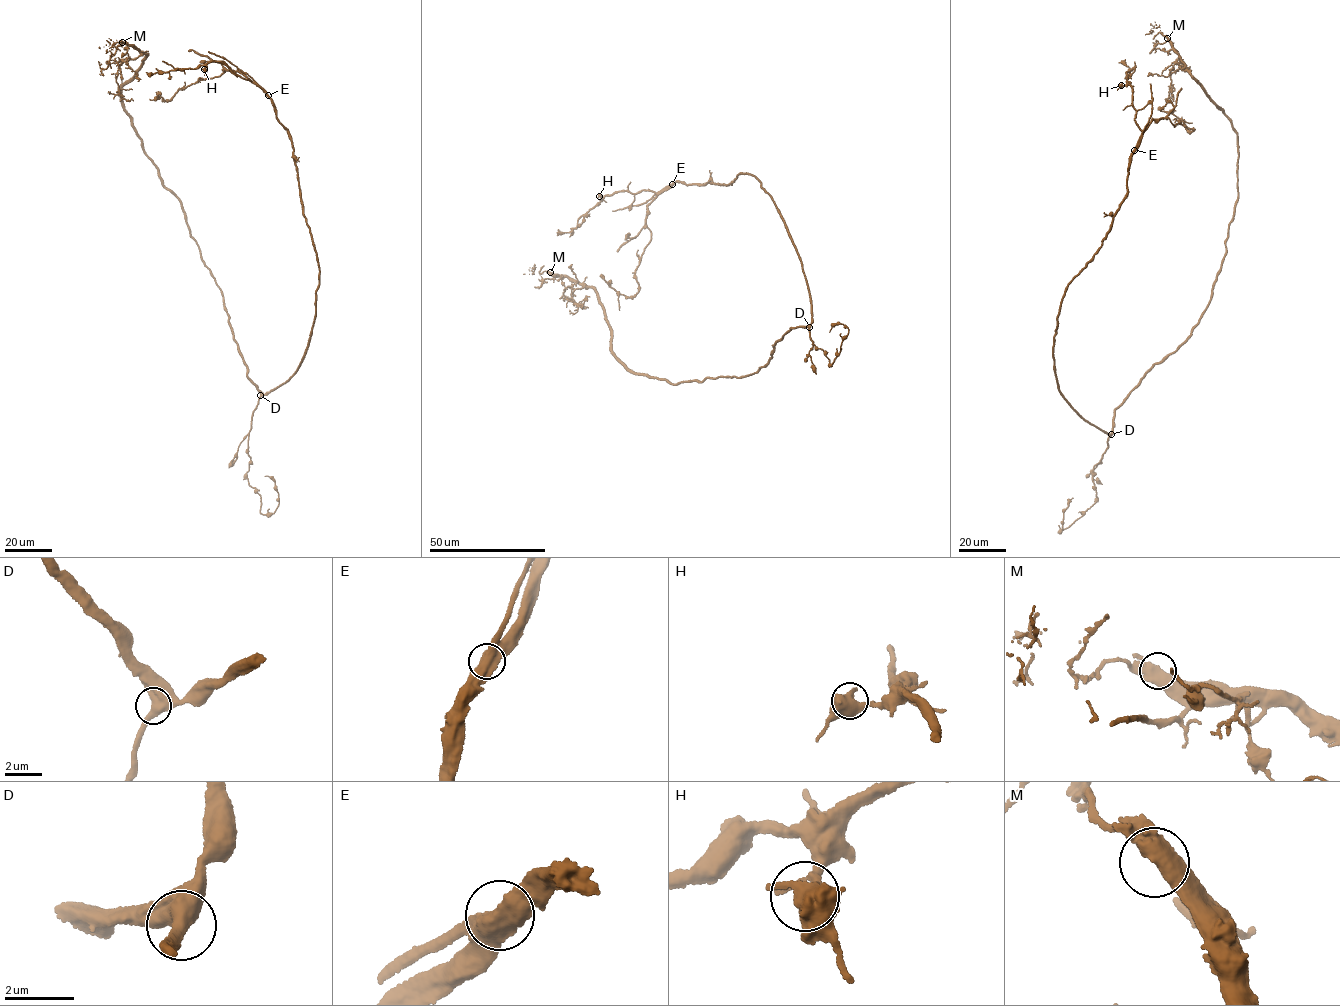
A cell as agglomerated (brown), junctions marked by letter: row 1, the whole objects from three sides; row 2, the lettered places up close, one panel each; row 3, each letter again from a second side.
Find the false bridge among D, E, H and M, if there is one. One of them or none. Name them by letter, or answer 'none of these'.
E

